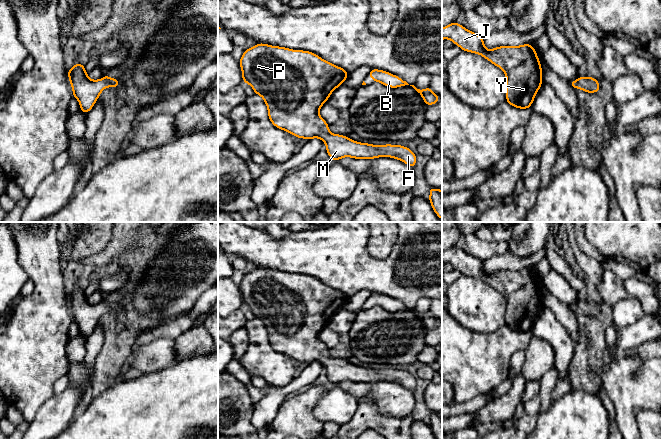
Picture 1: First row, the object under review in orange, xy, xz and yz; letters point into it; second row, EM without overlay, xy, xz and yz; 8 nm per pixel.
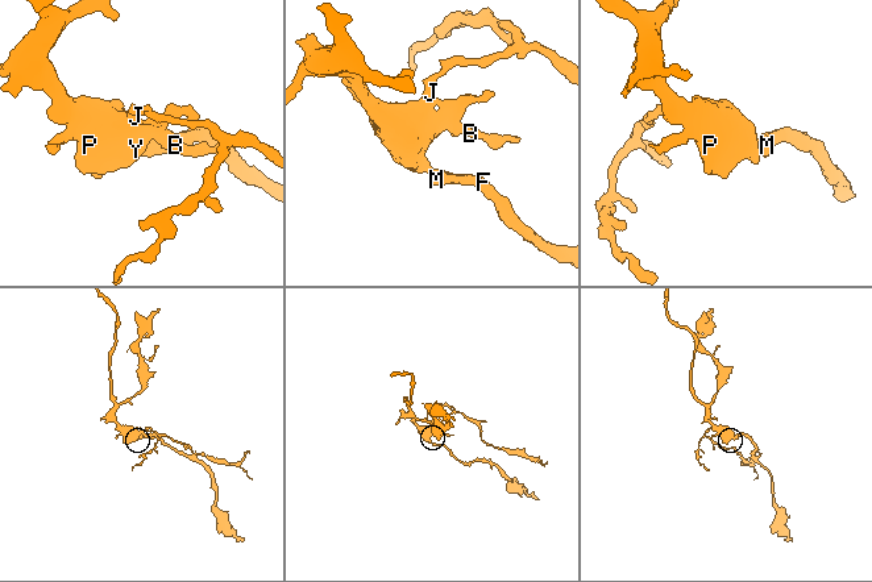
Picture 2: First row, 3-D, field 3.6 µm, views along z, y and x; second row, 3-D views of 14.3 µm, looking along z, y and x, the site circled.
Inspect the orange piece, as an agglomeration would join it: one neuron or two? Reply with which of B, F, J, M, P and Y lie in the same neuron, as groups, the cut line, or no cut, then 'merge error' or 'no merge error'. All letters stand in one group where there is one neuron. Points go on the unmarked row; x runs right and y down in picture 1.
B F J M P Y | no cut | no merge error

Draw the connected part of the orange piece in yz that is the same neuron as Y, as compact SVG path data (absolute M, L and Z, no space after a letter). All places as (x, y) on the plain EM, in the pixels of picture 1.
M453 246L442 252L442 264L450 263L463 275L479 278L502 293L506 299L506 326L519 333L531 332L536 317L542 309L542 292L537 277L531 268L521 270L499 270L488 274L483 261Z

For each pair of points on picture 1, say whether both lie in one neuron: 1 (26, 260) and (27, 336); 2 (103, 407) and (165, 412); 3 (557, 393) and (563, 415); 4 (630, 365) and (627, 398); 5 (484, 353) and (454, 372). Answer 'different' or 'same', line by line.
1: same
2: same
3: different
4: same
5: same

